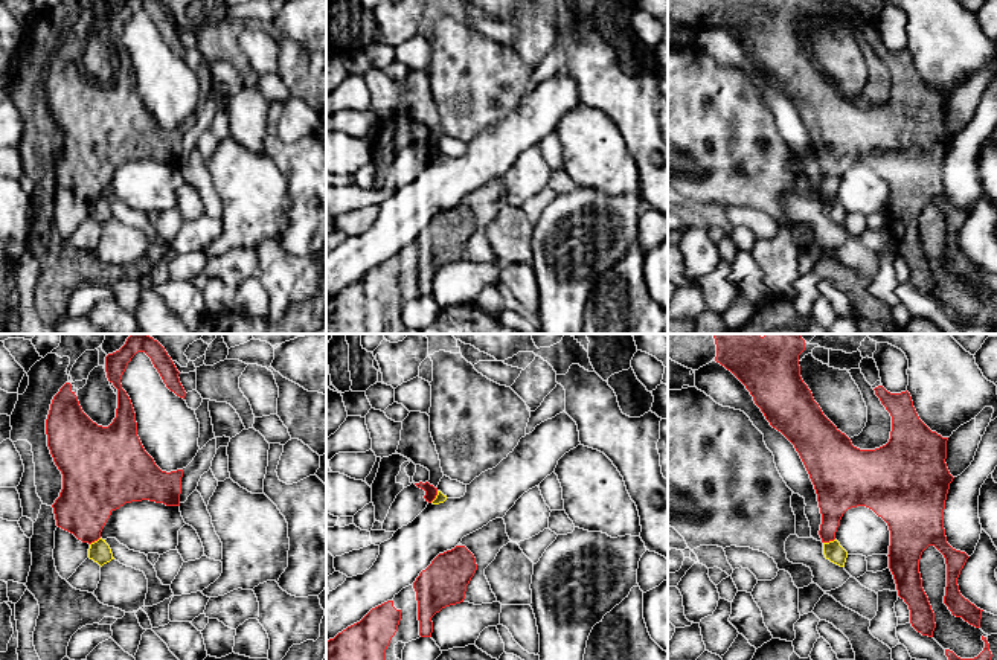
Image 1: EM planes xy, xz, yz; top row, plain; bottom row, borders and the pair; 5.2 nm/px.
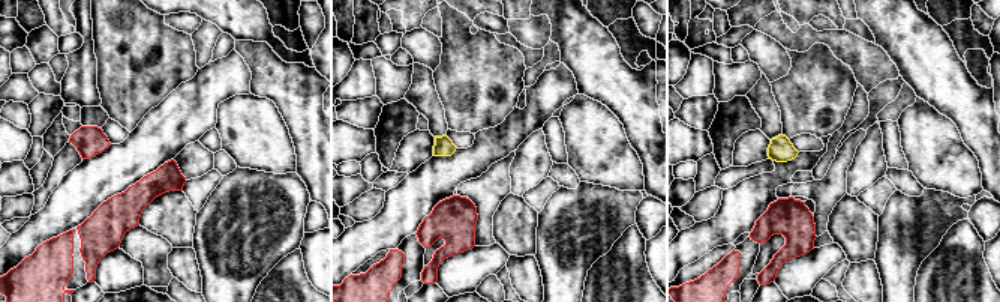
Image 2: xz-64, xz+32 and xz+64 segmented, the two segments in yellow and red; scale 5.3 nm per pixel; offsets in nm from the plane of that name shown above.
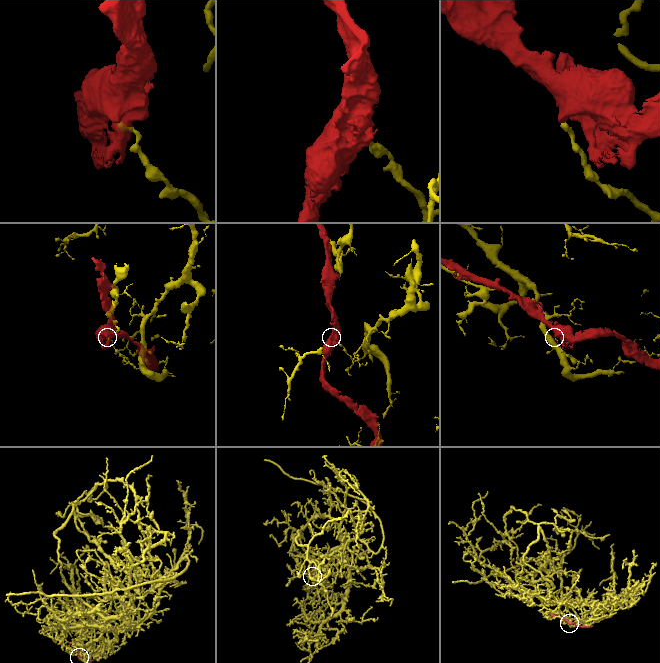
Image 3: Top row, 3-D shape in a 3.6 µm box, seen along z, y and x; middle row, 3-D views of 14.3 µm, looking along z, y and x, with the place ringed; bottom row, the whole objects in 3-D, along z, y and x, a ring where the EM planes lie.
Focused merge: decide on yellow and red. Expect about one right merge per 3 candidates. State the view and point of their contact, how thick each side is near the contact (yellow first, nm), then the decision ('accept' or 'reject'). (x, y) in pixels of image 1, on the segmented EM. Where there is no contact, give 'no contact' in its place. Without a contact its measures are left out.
contact yz (830, 541); calibres 100 and 190 nm; reject

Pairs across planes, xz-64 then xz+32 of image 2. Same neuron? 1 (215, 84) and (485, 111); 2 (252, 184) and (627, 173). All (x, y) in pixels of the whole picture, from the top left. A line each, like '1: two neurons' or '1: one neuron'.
1: two neurons
2: two neurons

